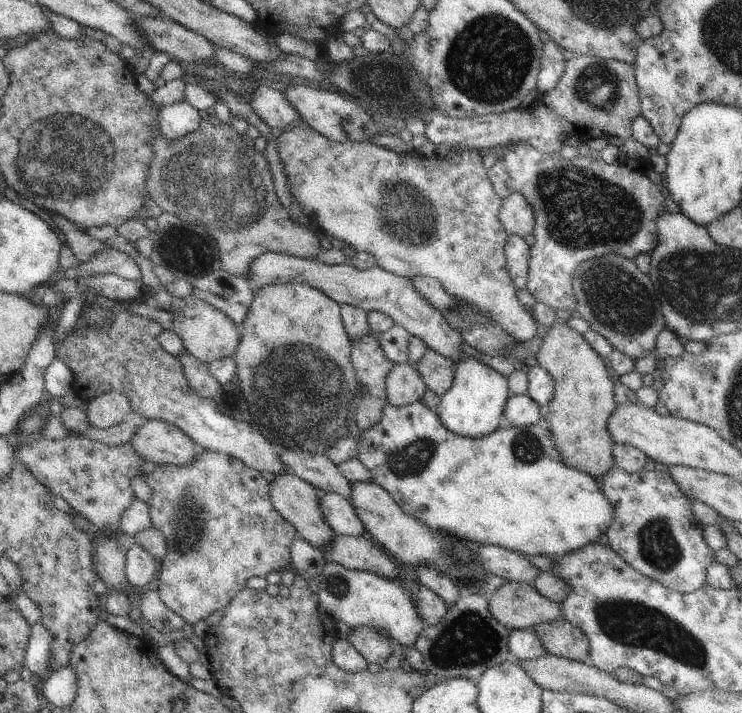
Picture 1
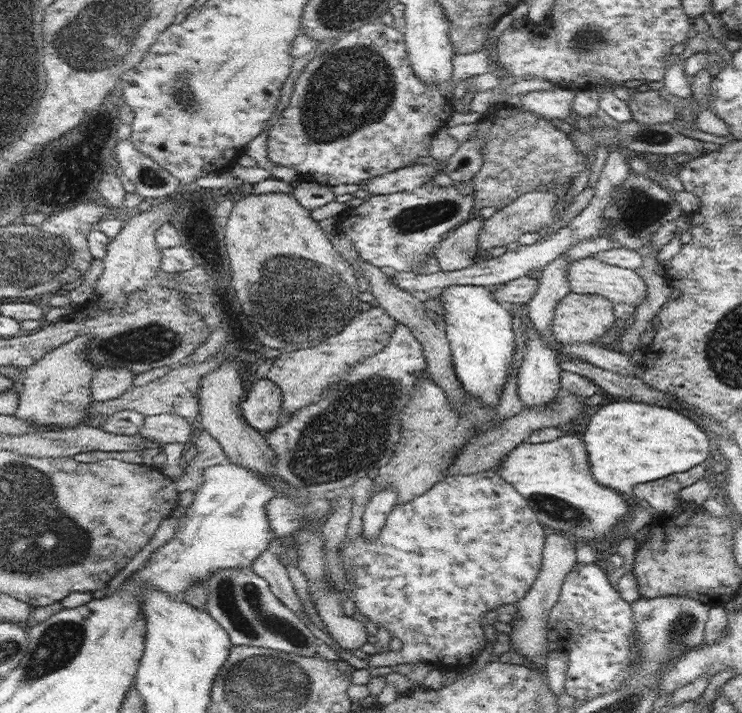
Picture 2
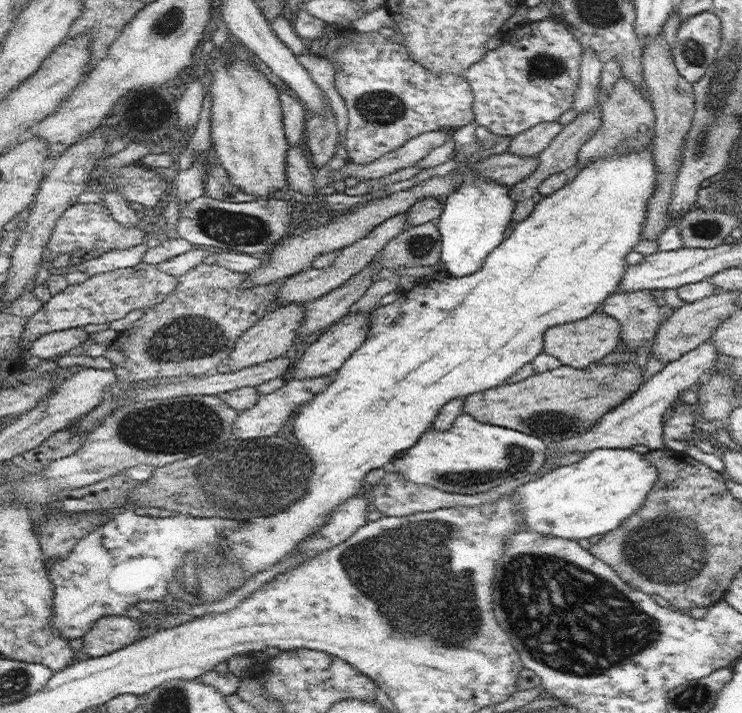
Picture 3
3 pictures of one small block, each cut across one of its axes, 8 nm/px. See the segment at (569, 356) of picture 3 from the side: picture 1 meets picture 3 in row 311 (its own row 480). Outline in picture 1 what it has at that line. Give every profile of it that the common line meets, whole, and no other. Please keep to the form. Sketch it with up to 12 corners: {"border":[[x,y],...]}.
{"border":[[562,320],[536,356],[554,379],[542,421],[562,462],[614,464],[606,362]]}

